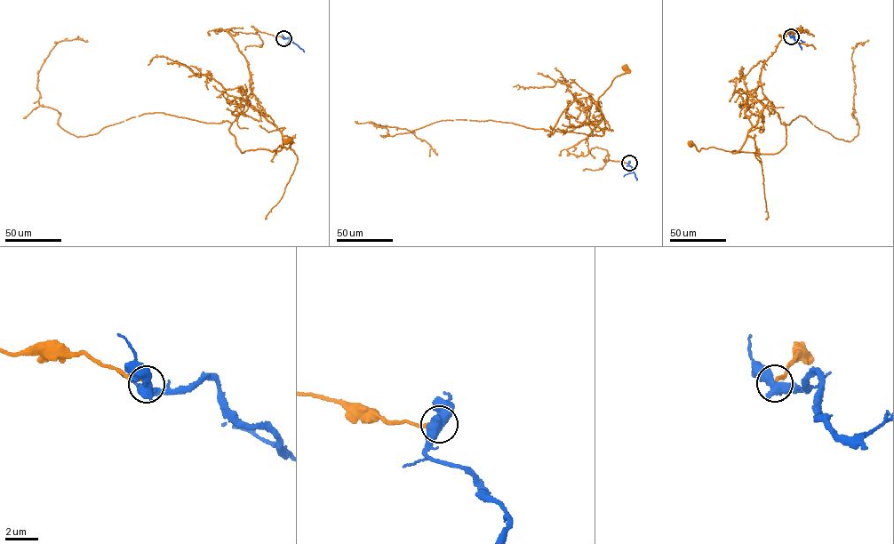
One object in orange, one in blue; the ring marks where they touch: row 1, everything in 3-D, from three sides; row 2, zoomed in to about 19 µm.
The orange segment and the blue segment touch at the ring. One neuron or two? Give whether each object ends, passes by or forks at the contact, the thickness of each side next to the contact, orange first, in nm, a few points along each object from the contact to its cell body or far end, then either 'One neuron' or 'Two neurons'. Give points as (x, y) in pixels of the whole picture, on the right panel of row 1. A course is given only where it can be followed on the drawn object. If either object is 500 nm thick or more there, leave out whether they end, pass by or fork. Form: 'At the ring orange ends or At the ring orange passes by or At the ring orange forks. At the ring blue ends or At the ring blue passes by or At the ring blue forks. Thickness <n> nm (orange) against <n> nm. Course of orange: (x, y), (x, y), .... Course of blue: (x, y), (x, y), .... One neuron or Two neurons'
Thickness 200 nm (orange) against 600 nm. Course of orange: (791, 36), (808, 30), (788, 32), (764, 62), (760, 79), (770, 105), (741, 148), (698, 151), (690, 144). Course of blue: (791, 36), (794, 36), (802, 49). Two neurons

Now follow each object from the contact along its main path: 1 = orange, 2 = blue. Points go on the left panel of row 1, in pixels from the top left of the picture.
1: (283, 38), (212, 30), (227, 31), (246, 60), (244, 105), (281, 132), (275, 151), (286, 141)
2: (283, 38), (288, 37), (304, 52)

